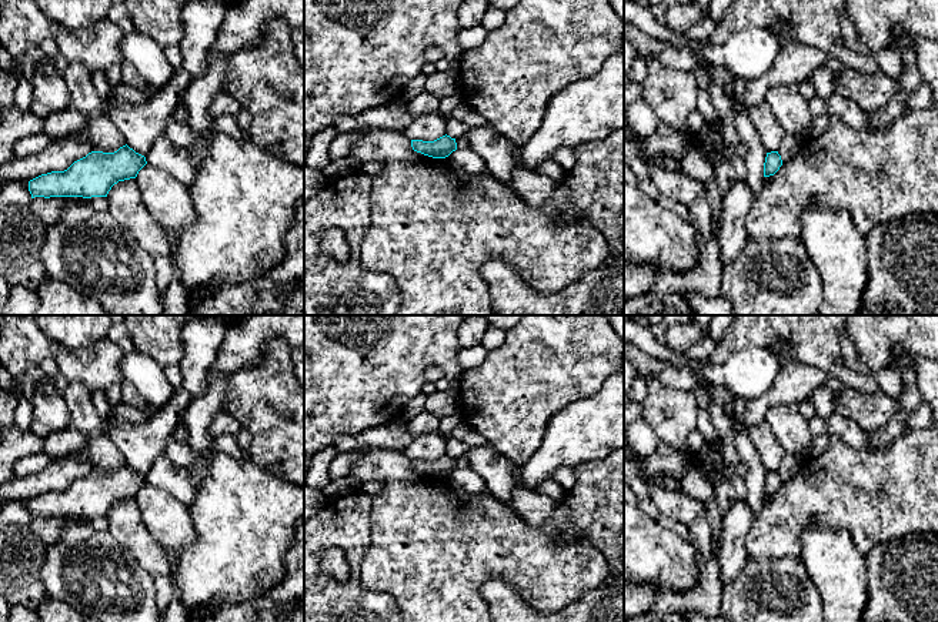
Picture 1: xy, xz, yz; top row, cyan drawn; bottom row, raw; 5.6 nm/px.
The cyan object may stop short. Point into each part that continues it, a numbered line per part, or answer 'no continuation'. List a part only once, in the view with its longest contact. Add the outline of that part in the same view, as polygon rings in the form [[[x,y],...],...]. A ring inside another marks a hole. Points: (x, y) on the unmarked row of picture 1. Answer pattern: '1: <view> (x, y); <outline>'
no continuation

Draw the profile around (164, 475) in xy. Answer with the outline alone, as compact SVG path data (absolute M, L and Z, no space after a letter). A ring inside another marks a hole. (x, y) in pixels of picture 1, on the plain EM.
M160 455L144 476L148 485L168 492L186 505L191 505L197 496L188 469L173 464L166 455Z

